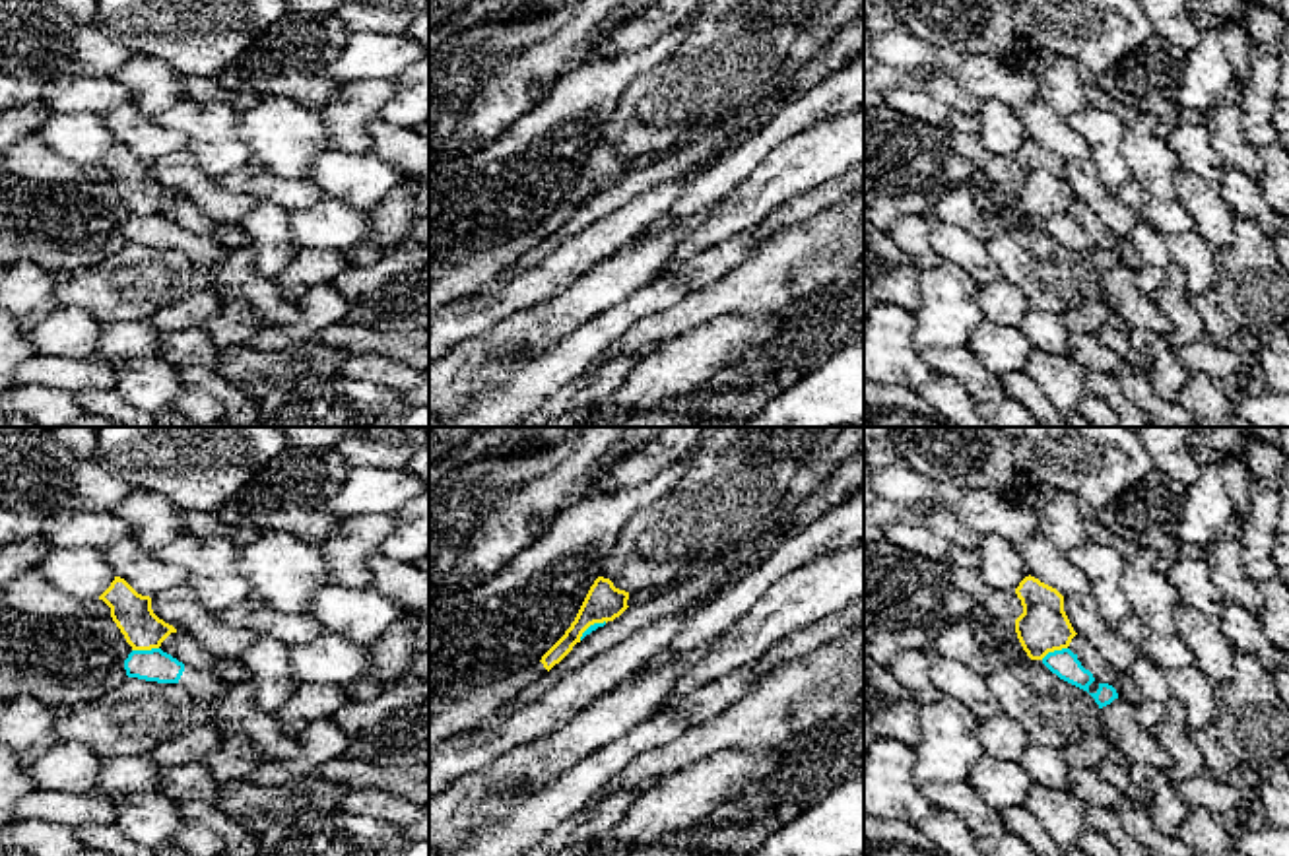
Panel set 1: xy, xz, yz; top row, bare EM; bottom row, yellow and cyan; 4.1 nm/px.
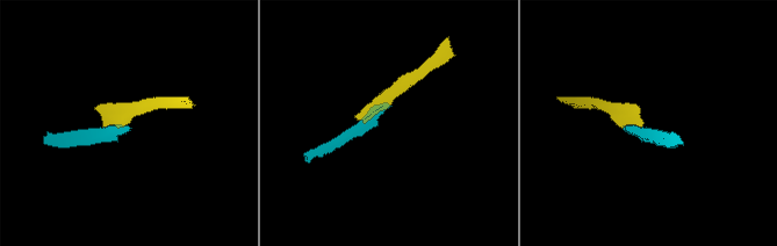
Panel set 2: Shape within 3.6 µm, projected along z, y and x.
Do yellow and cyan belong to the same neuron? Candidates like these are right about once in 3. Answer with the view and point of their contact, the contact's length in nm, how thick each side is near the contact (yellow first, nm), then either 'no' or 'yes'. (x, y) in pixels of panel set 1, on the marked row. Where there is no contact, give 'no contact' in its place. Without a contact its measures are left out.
xy (144, 649) | 110 nm | 160/130 nm | no

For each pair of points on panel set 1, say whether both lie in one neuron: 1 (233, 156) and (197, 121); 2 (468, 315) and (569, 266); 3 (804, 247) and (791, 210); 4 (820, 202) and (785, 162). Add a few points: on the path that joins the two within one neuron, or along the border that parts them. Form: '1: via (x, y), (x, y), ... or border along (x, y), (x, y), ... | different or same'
1: via (224, 148), (206, 131) | same
2: via (494, 303), (511, 292), (544, 280) | same
3: border along (837, 202), (767, 237) | different
4: border along (843, 173), (791, 198), (771, 214) | different

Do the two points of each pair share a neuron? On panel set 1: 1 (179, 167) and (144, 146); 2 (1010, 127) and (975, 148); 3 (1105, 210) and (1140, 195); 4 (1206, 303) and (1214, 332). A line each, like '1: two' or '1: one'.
1: two
2: two
3: two
4: one

